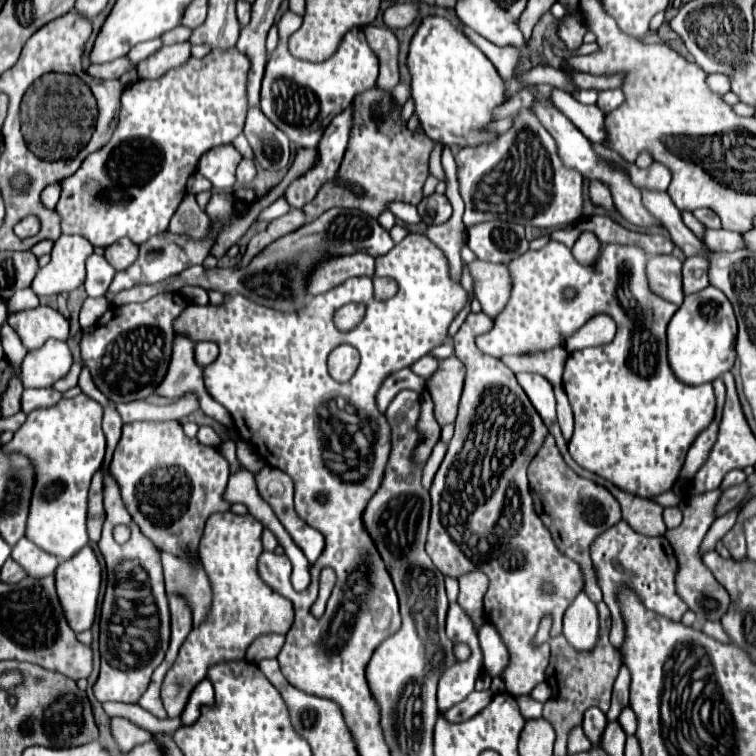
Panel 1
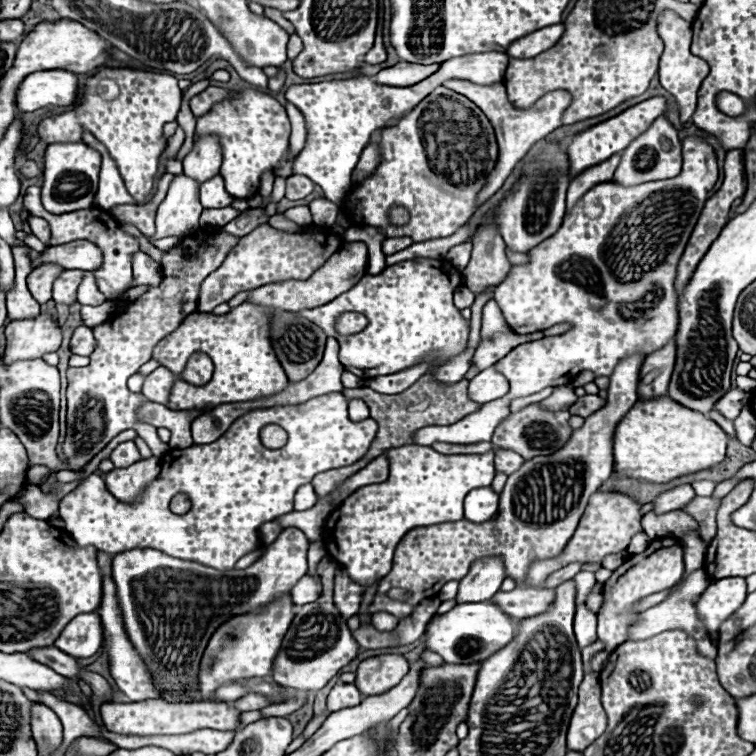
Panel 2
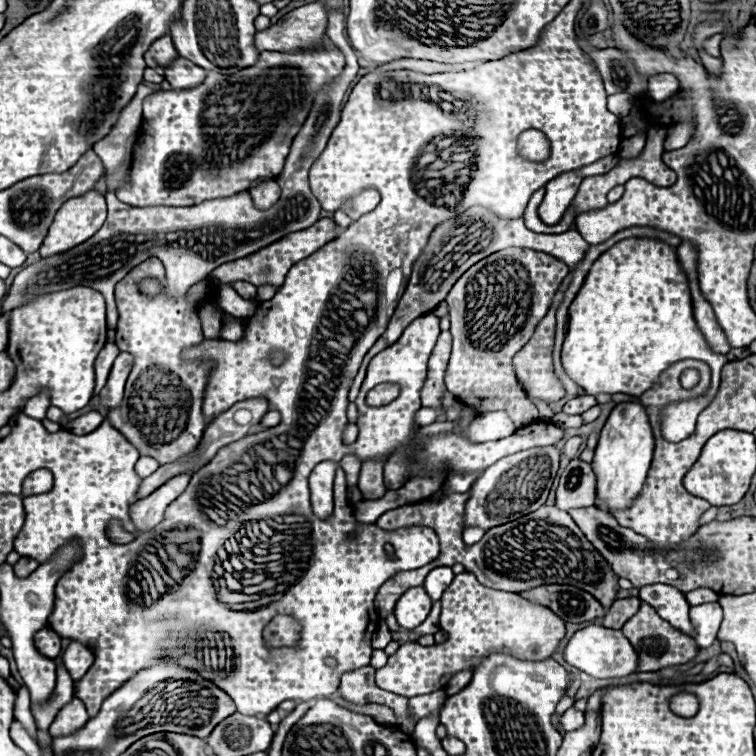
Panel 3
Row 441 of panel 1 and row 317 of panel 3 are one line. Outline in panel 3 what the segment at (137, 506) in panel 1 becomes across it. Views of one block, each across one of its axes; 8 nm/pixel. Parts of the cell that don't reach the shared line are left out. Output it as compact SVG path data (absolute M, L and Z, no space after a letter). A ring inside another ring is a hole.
M148 258L128 272L124 280L116 284L116 304L120 320L116 326L116 344L122 352L134 354L134 368L126 382L122 404L108 412L110 424L130 440L140 456L152 456L158 464L176 462L192 454L204 434L206 422L202 418L202 396L208 380L210 366L182 362L180 352L200 344L202 330L198 320L198 308L204 302L216 302L216 288L208 288L206 298L198 306L190 306L184 298L166 298L166 272L158 258ZM144 278L156 278L162 282L162 292L154 298L140 294L138 282Z

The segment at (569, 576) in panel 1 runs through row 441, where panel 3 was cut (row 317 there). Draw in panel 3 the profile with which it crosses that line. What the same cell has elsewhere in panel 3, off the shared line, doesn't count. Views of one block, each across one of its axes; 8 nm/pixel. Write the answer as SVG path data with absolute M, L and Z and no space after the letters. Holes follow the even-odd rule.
M528 248L494 252L466 270L446 298L454 338L444 376L448 392L482 414L488 410L506 410L516 428L538 420L536 406L526 398L526 392L514 376L512 356L530 340L568 272L570 268L554 260L554 256Z

